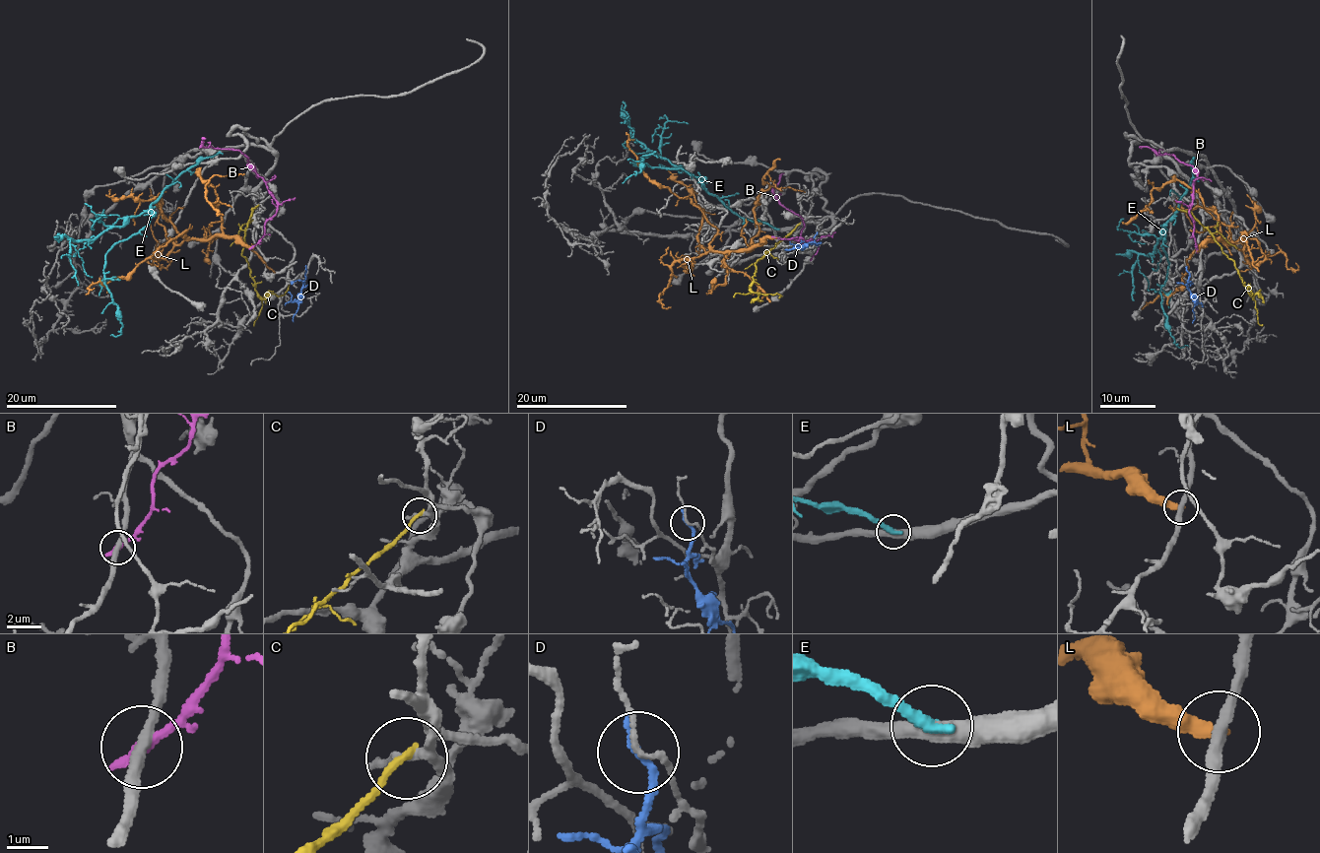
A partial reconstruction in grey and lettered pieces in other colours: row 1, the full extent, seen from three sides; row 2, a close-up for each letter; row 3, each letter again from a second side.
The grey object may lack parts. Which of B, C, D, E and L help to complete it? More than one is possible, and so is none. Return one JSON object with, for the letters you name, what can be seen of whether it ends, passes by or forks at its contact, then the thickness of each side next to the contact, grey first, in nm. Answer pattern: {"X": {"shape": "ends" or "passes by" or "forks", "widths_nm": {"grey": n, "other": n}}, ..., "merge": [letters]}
{"E": {"shape": "ends", "widths_nm": {"grey": 400, "other": 320}}, "merge": ["E"]}

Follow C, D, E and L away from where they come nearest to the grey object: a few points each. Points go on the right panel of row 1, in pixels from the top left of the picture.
C: (1179, 209), (1186, 210), (1208, 229), (1234, 263), (1254, 298), (1253, 294), (1249, 295), (1248, 284)
D: (1187, 271), (1188, 290), (1195, 302), (1193, 323)
E: (1194, 158), (1193, 177), (1164, 224), (1166, 282), (1159, 295), (1167, 331), (1177, 346), (1189, 346)
L: (1198, 250), (1215, 239), (1229, 243), (1207, 237), (1186, 261), (1181, 288), (1168, 296), (1159, 295), (1142, 308)

